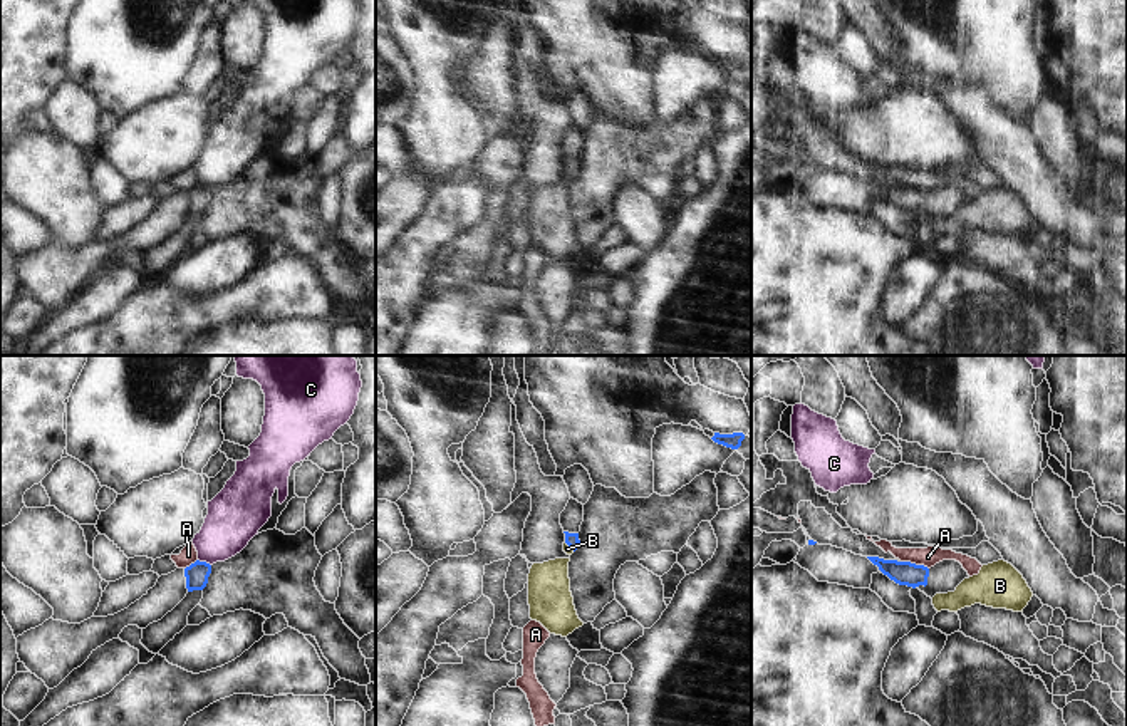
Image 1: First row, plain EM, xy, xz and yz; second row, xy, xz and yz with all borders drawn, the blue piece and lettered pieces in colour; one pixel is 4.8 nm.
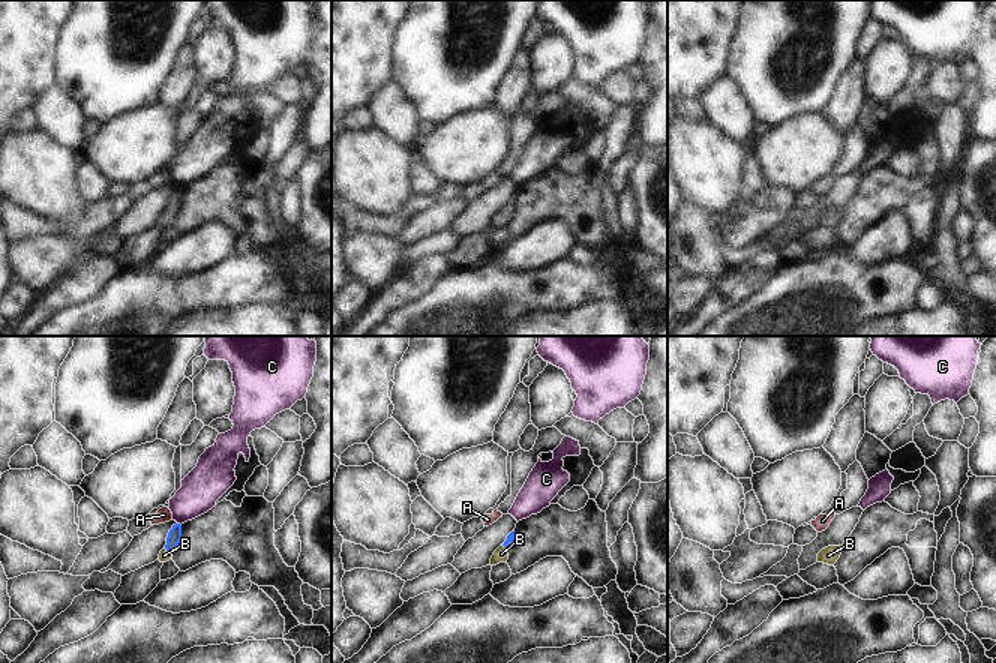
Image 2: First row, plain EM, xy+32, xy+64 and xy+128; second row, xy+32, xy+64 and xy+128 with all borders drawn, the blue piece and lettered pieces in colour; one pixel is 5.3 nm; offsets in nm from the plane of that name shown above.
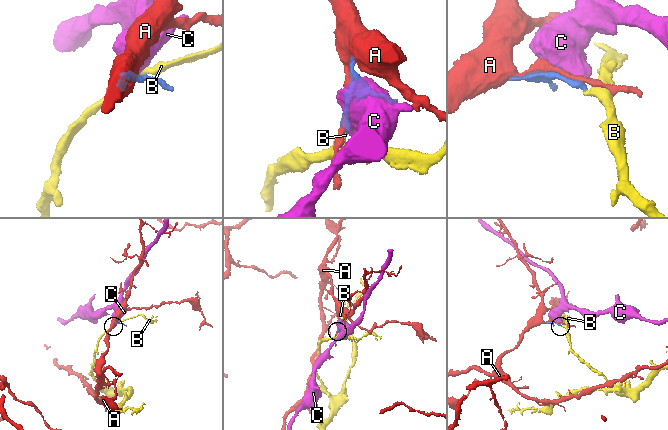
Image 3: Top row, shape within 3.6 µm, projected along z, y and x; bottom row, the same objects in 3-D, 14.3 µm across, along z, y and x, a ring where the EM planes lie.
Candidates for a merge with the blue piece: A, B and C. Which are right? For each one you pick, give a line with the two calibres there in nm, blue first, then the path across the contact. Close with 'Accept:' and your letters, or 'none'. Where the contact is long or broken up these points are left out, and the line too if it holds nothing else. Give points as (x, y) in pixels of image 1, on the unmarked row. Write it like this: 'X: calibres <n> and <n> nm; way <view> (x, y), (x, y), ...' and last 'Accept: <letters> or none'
B: calibres 70 and 40 nm; way xz (572, 165), (569, 170), (567, 173)
Accept: B

